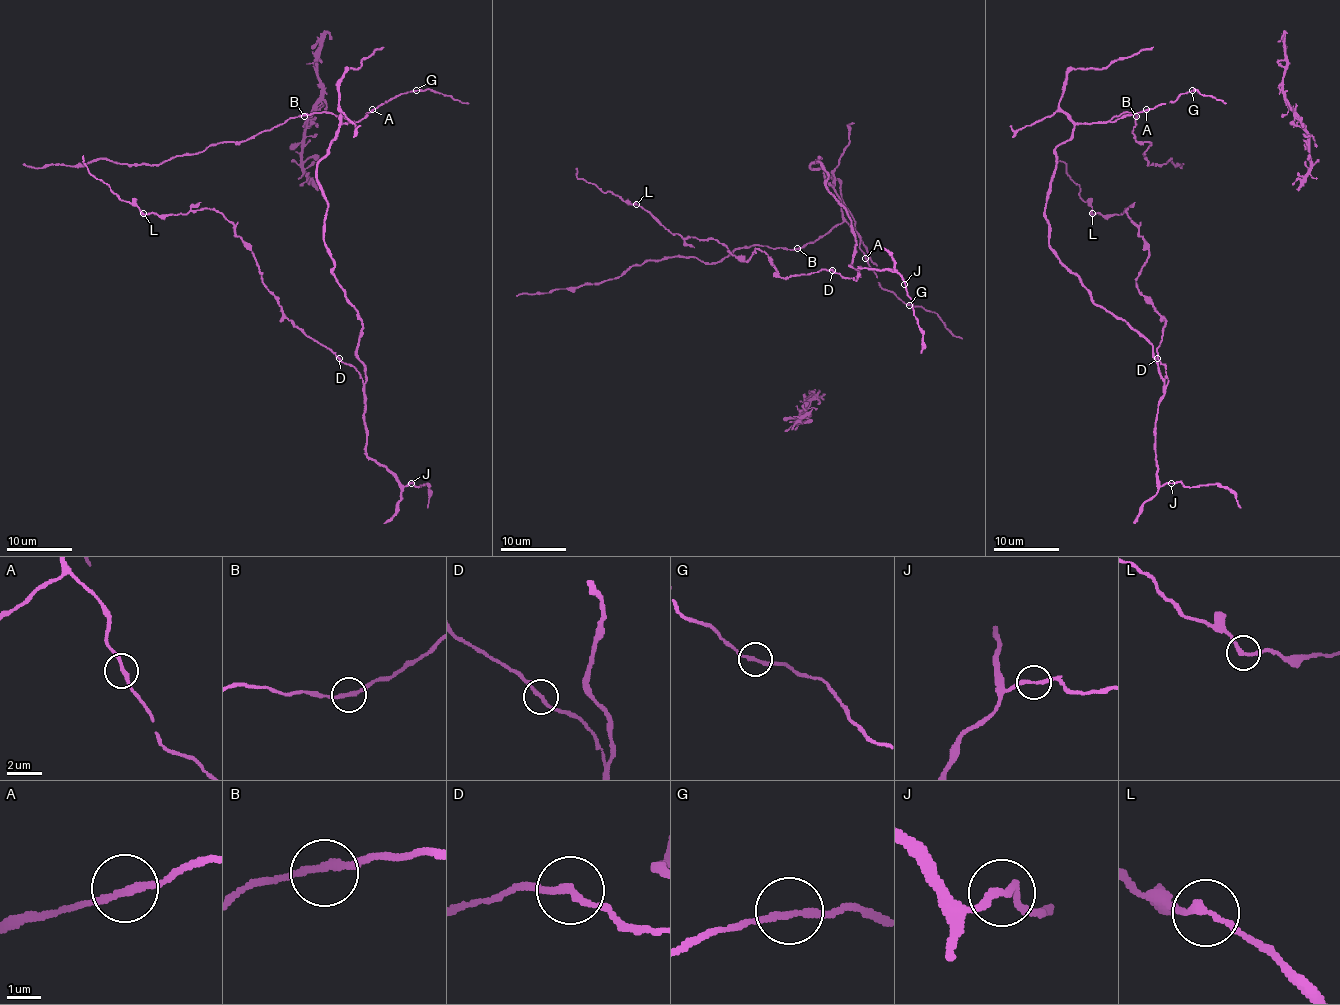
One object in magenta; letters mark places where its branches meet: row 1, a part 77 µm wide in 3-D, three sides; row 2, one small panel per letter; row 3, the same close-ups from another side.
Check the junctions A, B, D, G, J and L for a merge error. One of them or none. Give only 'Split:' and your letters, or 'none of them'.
Split: none of them

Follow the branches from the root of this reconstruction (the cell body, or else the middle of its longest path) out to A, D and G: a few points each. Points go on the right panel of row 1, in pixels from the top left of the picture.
A: (1078, 277), (1049, 243), (1045, 200), (1055, 169), (1055, 149), (1070, 137), (1077, 124), (1115, 122), (1146, 109)
D: (1078, 277), (1095, 304), (1121, 317), (1152, 347), (1152, 358), (1166, 384), (1166, 368), (1157, 358)
G: (1078, 277), (1049, 243), (1045, 200), (1055, 149), (1077, 124), (1115, 122), (1172, 103), (1192, 90)

